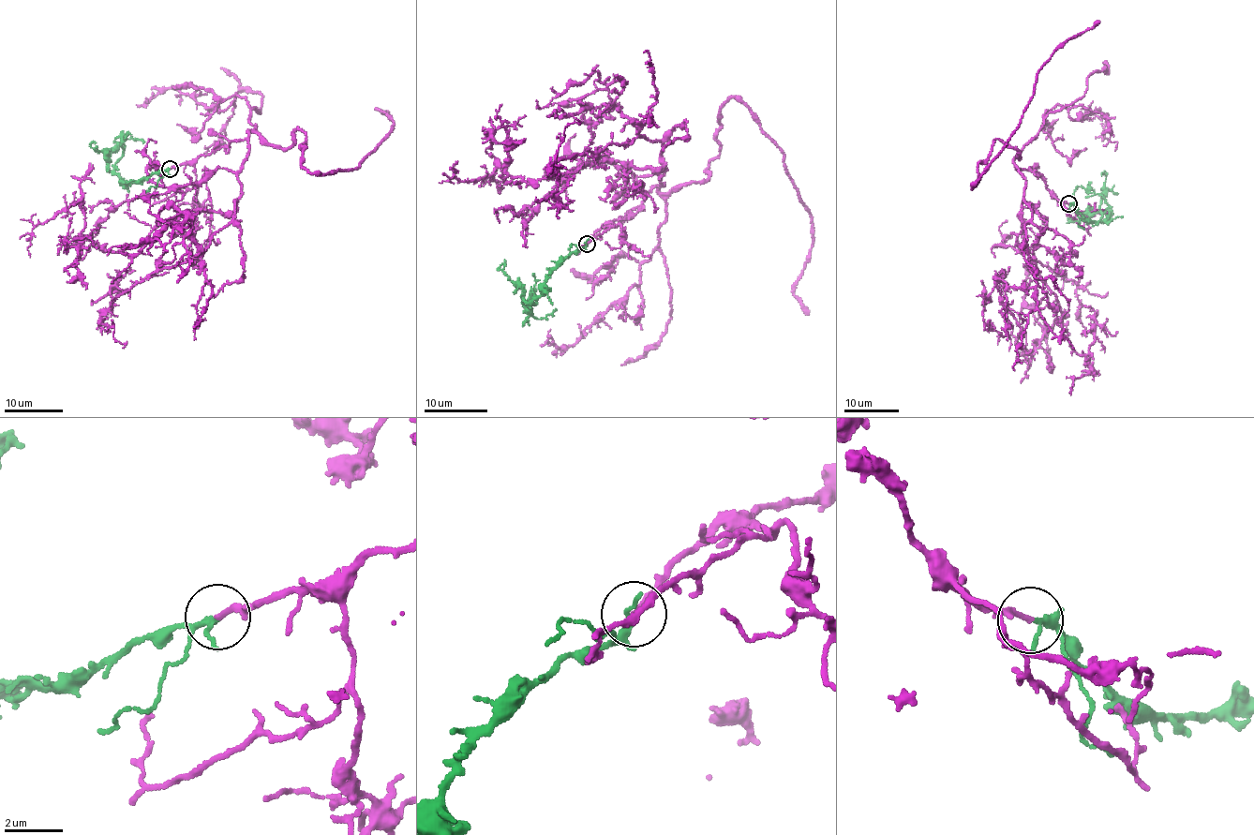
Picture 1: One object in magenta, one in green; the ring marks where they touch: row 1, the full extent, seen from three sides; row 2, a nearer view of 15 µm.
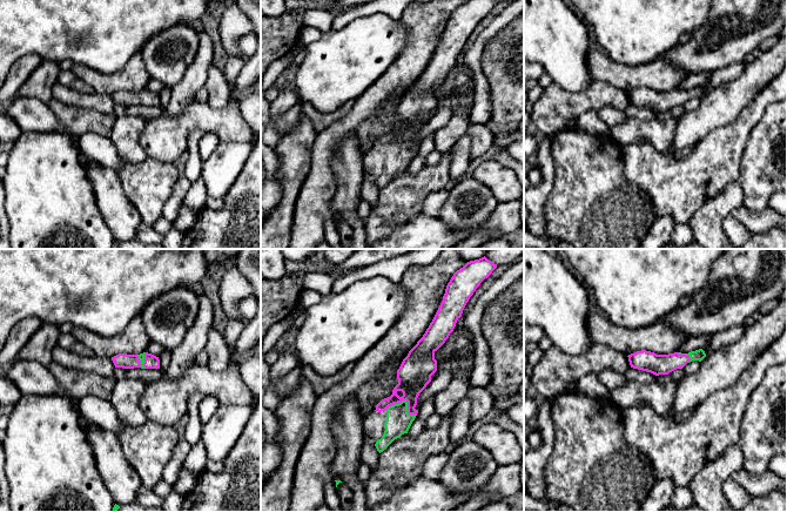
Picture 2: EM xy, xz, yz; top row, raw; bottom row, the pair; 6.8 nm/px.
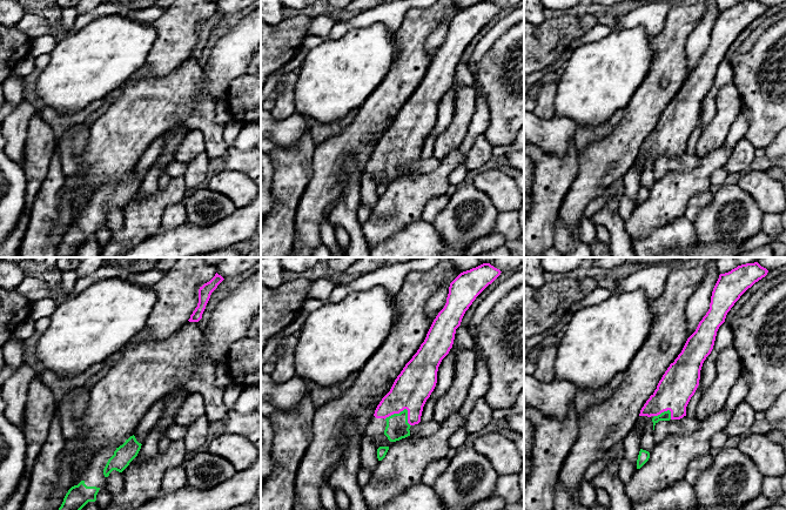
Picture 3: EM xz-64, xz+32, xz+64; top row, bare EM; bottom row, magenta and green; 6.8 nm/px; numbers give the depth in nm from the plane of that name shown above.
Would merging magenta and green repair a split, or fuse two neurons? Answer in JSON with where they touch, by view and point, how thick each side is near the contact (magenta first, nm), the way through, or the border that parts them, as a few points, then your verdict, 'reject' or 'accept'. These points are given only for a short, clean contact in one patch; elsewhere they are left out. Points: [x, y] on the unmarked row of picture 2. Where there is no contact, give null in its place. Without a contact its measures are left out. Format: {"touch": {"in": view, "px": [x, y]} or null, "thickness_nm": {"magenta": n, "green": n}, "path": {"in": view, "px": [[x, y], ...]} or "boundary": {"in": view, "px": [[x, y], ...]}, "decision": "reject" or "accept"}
{"touch": {"in": "xz", "px": [405, 136]}, "thickness_nm": {"magenta": 220, "green": 170}, "path": {"in": "xz", "px": [[415, 109], [410, 132], [405, 136], [398, 159]]}, "decision": "accept"}

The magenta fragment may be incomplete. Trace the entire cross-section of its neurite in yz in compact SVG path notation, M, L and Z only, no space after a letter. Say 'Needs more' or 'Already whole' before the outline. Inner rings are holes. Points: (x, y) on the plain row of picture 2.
Needs more. M702 86L688 90L674 89L668 92L657 92L651 88L641 87L627 94L631 105L659 113L668 112L677 106L682 106L692 97L701 99L706 94L706 90Z

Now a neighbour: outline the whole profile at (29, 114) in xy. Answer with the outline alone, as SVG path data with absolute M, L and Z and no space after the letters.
M14 96L0 114L11 117L21 132L69 133L47 103L33 97Z

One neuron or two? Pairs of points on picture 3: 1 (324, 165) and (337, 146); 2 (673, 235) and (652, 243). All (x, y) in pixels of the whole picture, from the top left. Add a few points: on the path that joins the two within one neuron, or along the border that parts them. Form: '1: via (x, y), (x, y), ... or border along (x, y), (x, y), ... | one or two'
1: via (328, 160), (335, 151) | one
2: via (669, 237), (657, 243) | one

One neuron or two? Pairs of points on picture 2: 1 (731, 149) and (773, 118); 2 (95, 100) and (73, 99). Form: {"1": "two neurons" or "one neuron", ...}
{"1": "two neurons", "2": "one neuron"}

